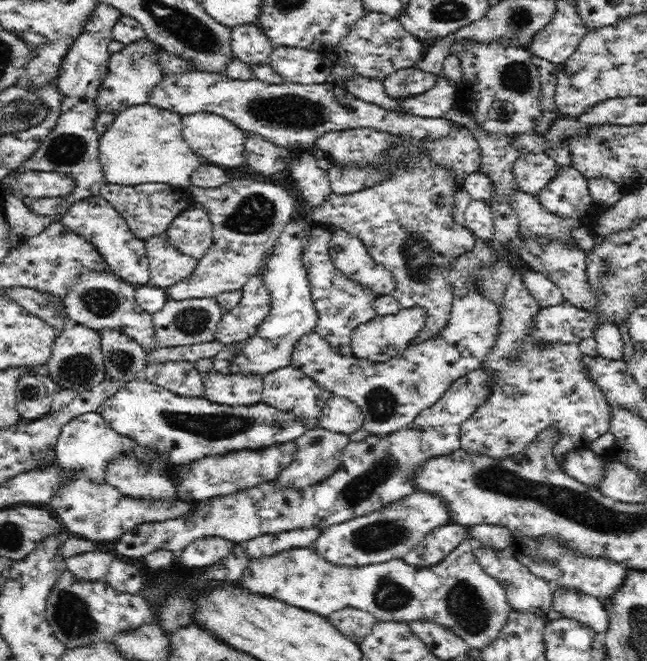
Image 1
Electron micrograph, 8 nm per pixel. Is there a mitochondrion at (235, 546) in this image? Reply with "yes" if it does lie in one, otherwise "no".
no

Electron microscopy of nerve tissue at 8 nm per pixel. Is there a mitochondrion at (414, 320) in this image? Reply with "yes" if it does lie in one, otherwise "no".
no

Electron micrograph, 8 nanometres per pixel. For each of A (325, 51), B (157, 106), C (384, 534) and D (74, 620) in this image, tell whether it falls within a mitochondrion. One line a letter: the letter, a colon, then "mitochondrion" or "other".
A: other
B: other
C: mitochondrion
D: mitochondrion

